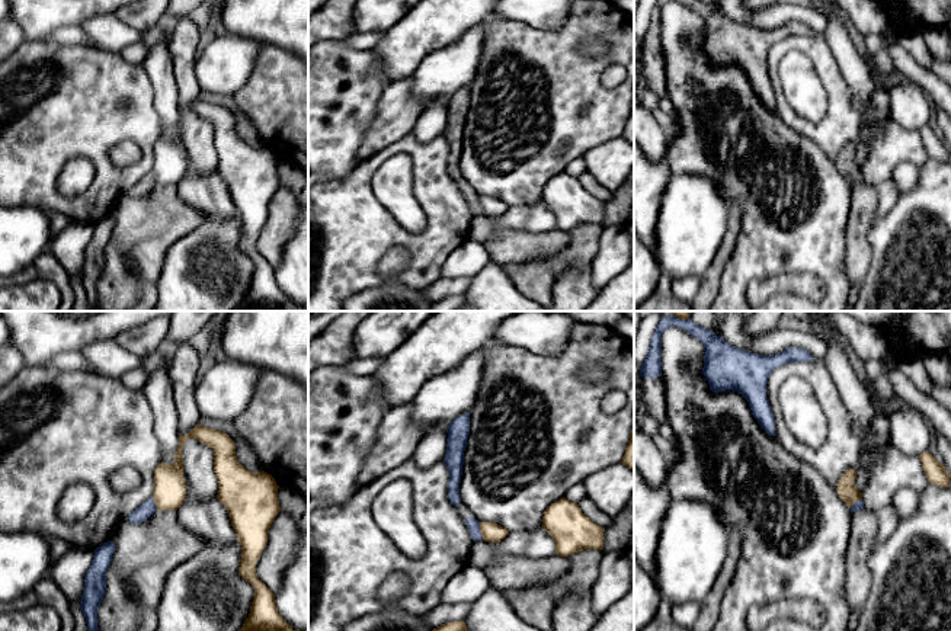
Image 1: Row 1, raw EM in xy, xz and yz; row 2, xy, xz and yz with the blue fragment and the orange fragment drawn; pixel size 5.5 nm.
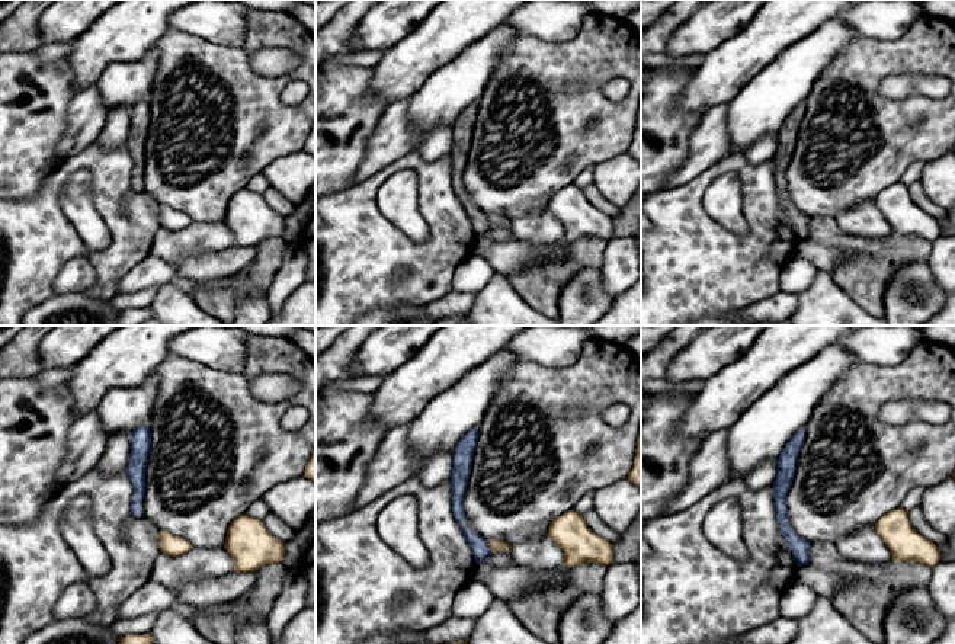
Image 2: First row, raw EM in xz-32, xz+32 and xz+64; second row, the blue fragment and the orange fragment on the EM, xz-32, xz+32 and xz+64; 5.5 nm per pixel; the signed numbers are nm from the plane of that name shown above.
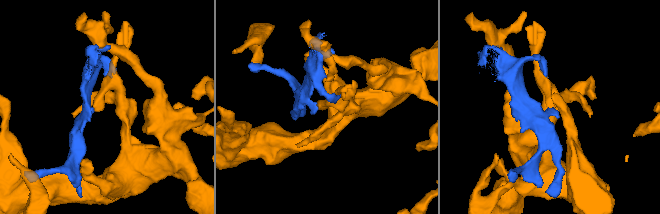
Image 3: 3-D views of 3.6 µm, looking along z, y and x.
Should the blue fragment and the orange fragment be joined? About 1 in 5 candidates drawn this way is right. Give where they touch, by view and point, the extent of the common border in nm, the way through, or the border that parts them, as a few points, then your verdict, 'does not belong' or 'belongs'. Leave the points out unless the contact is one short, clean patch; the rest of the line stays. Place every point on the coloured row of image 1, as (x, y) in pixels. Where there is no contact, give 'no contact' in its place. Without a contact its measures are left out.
meets blue in xz at (479, 531); contact 100 nm long; does not belong

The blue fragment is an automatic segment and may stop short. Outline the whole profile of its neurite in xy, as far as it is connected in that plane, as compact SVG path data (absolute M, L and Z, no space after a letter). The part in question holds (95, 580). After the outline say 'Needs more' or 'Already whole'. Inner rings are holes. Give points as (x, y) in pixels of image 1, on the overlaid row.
M108 541L95 550L90 568L84 576L81 595L81 611L86 618L89 631L97 631L97 609L106 590L106 571L115 552L113 541Z. Already whole

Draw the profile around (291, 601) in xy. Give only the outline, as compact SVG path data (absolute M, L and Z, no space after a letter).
M298 531L297 552L275 595L281 616L292 630L308 631L308 534Z

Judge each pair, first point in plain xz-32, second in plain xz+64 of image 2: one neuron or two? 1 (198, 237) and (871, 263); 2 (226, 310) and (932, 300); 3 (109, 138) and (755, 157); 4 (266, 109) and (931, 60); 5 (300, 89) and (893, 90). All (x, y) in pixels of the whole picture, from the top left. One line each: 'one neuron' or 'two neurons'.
1: two neurons
2: two neurons
3: one neuron
4: one neuron
5: one neuron

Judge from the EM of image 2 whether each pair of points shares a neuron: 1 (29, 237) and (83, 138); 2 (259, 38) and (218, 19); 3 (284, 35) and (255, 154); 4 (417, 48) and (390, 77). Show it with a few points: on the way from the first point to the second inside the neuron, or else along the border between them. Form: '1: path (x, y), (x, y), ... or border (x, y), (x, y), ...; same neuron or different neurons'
1: border (96, 140), (54, 167); different neurons
2: border (246, 15), (246, 35), (239, 45), (212, 41); different neurons
3: path (249, 47), (242, 54), (242, 119); same neuron
4: path (412, 55), (397, 70); same neuron

